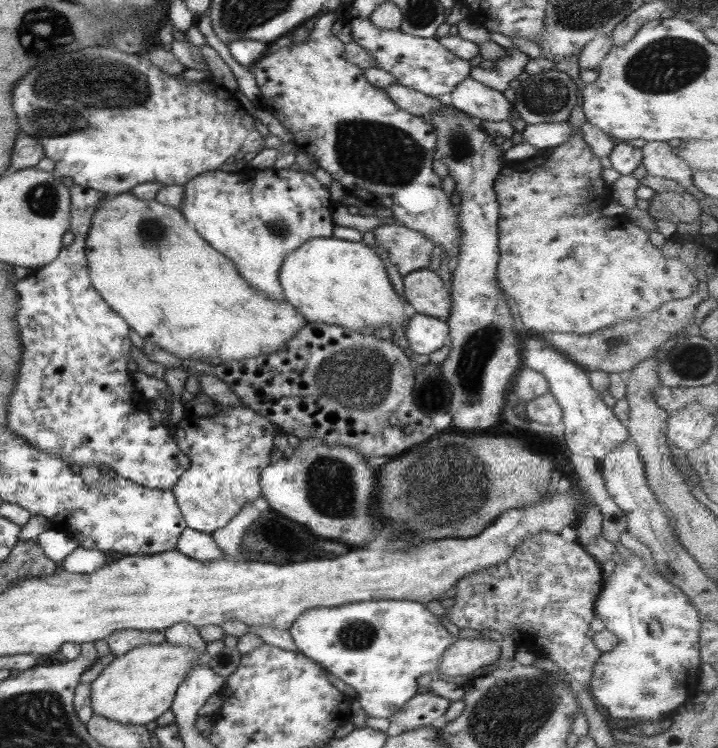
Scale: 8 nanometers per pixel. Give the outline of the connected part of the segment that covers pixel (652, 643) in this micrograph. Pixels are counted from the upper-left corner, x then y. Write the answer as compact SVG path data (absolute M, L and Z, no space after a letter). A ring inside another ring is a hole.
M632 553L621 565L615 565L609 583L602 584L593 614L603 622L605 630L618 638L611 651L603 652L597 658L588 682L591 697L605 716L652 723L670 717L678 704L692 697L695 672L701 664L698 639L701 621L697 610L680 589L665 581L659 572L649 572L641 558Z

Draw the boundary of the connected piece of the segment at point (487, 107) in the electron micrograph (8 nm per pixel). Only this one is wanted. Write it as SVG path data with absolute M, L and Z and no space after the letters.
M470 76L465 77L447 96L449 106L482 121L505 121L510 104L502 93L483 86Z

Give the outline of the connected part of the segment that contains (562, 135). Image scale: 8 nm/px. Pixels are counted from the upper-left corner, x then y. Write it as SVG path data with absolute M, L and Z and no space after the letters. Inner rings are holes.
M569 122L565 123L540 123L526 124L521 135L522 143L529 144L537 149L551 149L567 142L573 134Z

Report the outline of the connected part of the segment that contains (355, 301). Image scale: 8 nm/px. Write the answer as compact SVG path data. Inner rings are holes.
M332 237L310 238L283 257L278 283L284 300L307 323L319 321L356 331L363 326L375 329L387 325L392 331L406 329L409 317L403 312L403 301L387 279L383 262L375 251L361 242Z

